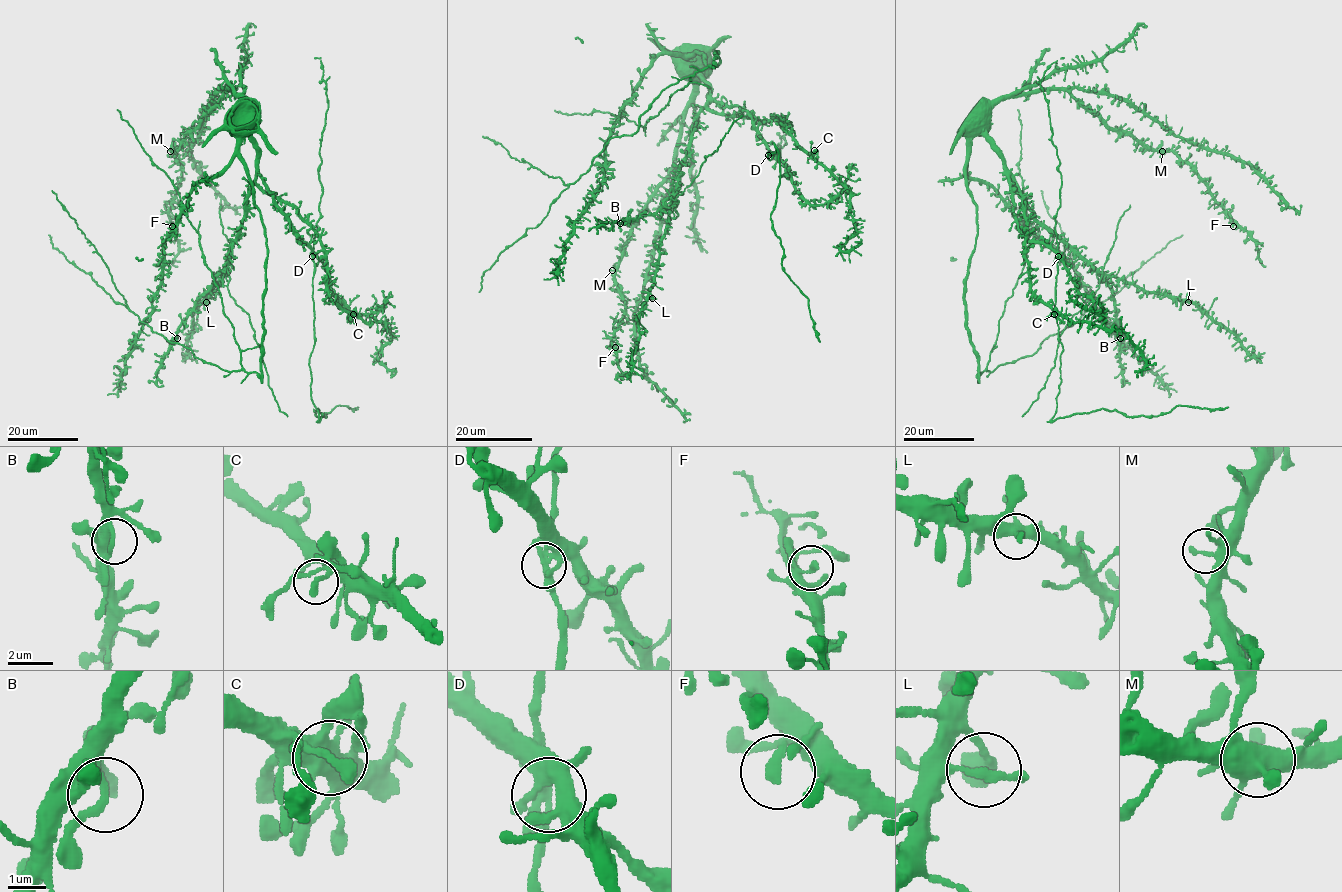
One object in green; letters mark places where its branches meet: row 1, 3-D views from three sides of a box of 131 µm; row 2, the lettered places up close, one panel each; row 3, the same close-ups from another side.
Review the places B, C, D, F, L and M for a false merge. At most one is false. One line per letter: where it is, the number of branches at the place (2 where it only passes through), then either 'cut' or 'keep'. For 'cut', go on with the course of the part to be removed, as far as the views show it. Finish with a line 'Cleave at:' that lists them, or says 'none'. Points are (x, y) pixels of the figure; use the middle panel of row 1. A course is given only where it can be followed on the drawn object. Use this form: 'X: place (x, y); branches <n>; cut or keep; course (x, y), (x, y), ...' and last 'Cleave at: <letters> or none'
B: place (620, 223); branches 2; keep
C: place (814, 150); branches 1; keep
D: place (768, 155); branches 2; keep
F: place (615, 347); branches 1; keep
L: place (652, 298); branches 2; keep
M: place (612, 270); branches 3; keep
Cleave at: none

